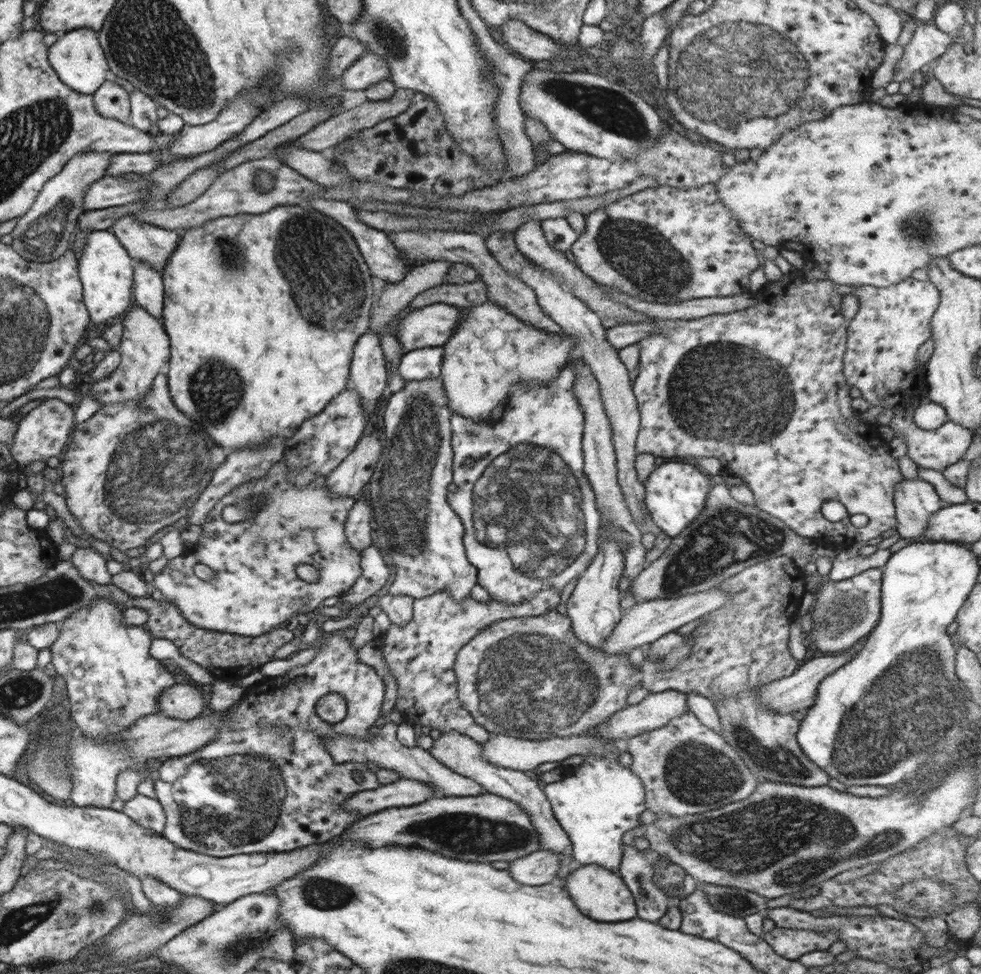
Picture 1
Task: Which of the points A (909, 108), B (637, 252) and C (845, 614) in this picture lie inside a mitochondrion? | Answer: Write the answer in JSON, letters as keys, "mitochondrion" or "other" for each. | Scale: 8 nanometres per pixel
{"A":"other","B":"mitochondrion","C":"mitochondrion"}

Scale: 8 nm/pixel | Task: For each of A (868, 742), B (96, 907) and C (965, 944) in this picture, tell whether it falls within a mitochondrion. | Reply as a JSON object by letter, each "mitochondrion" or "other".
{"A":"mitochondrion","B":"mitochondrion","C":"other"}

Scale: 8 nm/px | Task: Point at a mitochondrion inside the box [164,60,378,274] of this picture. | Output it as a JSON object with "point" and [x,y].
{"point":[262,182]}

